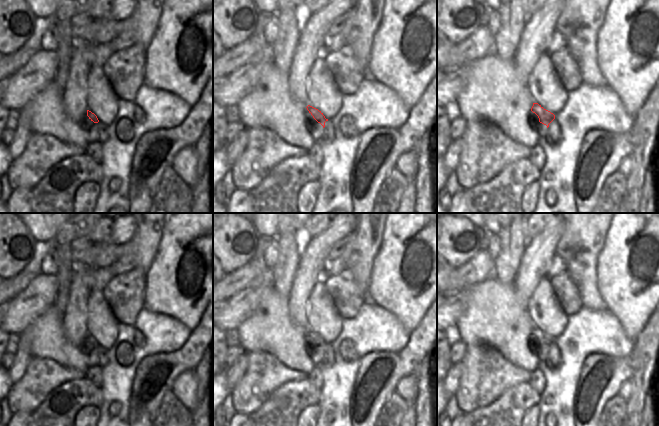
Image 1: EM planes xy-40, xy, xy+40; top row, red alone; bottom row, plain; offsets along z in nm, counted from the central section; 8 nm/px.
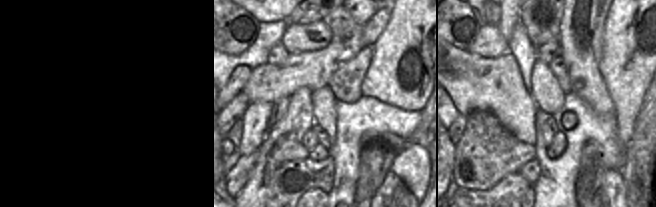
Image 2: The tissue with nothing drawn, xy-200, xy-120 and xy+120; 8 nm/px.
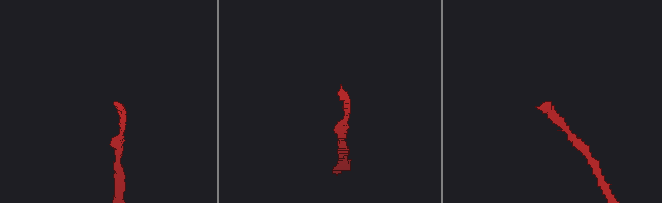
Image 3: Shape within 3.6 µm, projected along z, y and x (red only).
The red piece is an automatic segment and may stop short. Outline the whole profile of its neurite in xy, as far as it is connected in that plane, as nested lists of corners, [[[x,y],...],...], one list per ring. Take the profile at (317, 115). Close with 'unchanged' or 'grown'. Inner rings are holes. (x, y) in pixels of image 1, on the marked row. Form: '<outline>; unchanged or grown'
[[[310,105],[305,108],[305,128],[311,134],[314,141],[321,139],[326,121],[328,119],[318,109]]]; grown

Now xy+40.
[[[533,103],[529,114],[529,124],[539,137],[545,137],[549,124],[555,119],[555,115],[544,109],[538,103]]]; grown

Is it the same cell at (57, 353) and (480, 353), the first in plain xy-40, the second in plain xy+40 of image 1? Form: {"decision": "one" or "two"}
{"decision": "two"}

